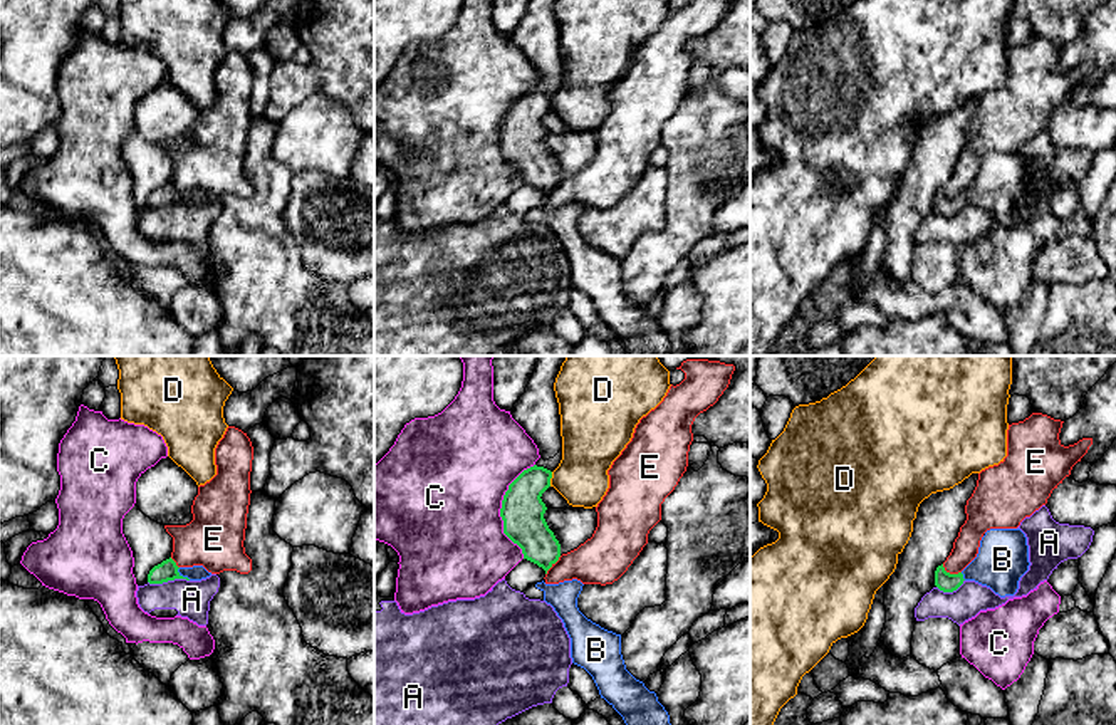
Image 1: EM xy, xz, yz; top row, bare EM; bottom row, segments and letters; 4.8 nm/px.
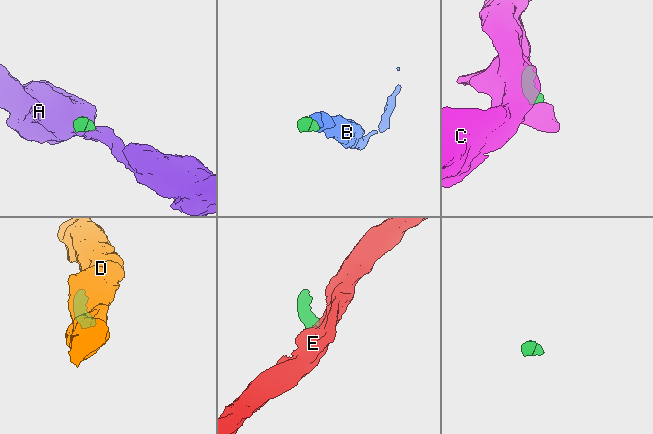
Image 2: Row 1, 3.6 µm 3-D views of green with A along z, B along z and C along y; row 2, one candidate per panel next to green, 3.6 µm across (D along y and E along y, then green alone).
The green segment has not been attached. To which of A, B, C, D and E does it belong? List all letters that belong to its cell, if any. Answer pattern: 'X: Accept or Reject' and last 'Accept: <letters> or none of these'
A: Reject
B: Accept
C: Reject
D: Reject
E: Reject
Accept: B

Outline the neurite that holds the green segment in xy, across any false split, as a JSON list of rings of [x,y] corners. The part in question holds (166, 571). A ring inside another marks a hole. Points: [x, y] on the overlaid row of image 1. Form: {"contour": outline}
{"contour": [[[169,557],[149,571],[148,582],[163,584],[175,579],[201,581],[210,576],[211,572],[208,572],[203,566],[178,567],[176,562]]]}

